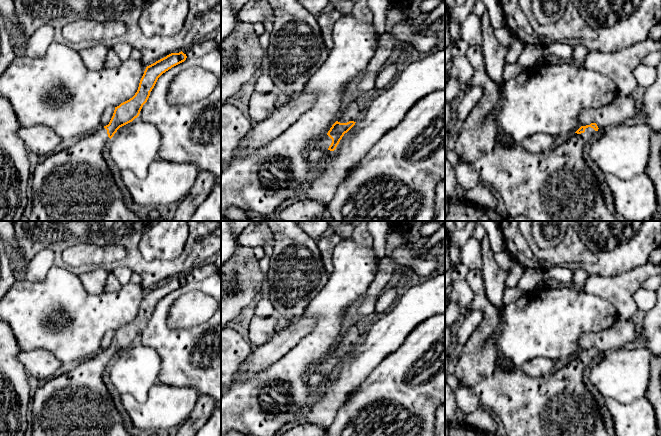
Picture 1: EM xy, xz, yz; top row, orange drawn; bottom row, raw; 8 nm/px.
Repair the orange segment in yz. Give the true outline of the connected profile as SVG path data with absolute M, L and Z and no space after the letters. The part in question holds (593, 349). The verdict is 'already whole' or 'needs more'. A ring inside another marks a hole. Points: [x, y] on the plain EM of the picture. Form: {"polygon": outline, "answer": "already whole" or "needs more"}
{"polygon": "M480 269L469 270L465 281L474 295L472 307L483 312L483 319L461 347L454 375L459 384L475 392L482 406L498 414L507 436L610 436L596 399L585 384L580 383L582 370L599 353L597 348L581 350L566 367L542 377L528 377L520 367L513 370L502 367L495 345L490 342L499 331L500 310L486 297Z", "answer": "needs more"}

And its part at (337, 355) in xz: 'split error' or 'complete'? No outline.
split error

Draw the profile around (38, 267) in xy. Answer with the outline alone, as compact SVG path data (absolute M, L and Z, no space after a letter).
M41 250L34 258L28 261L23 273L12 265L15 280L41 282L45 279L49 269L54 265L55 254L52 250Z

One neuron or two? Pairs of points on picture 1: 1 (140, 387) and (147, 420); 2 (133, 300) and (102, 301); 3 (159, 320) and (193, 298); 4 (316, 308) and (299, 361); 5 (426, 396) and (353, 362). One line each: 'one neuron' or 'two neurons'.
1: two neurons
2: one neuron
3: two neurons
4: one neuron
5: two neurons

